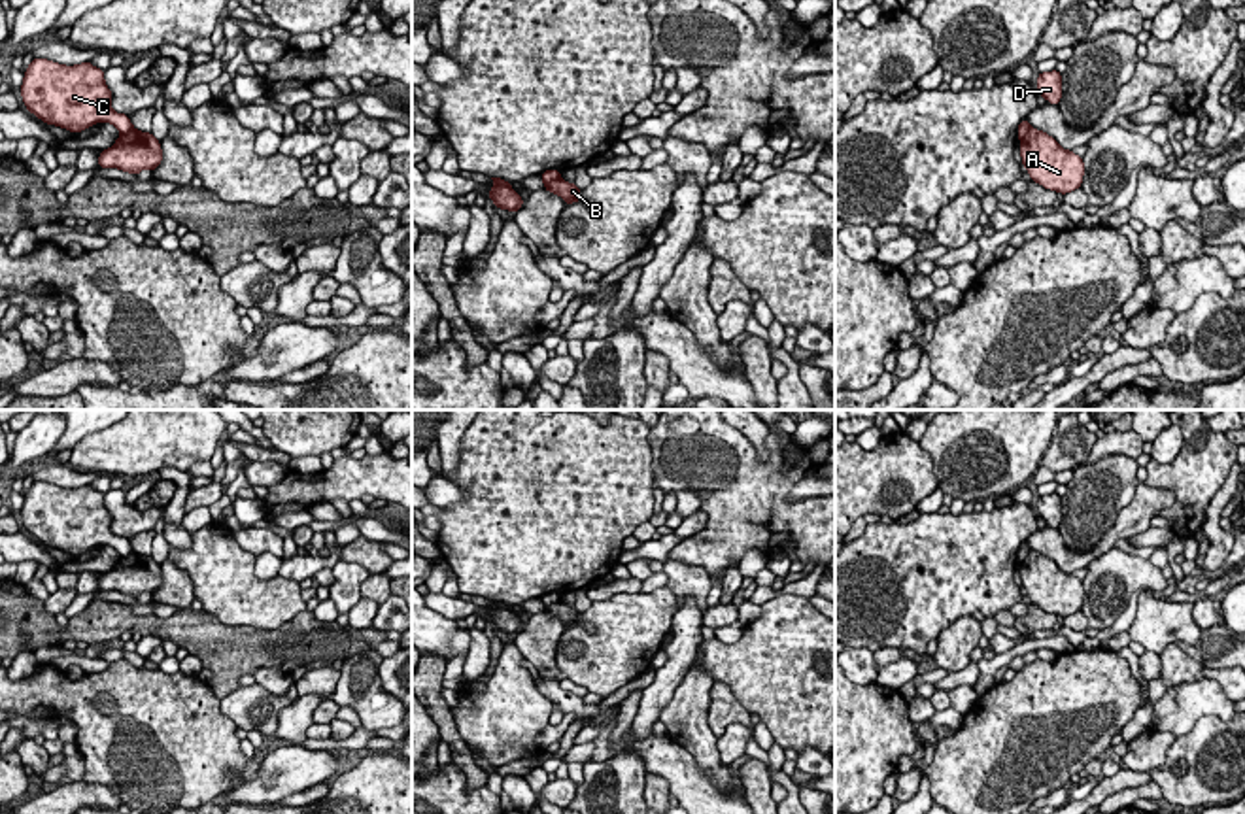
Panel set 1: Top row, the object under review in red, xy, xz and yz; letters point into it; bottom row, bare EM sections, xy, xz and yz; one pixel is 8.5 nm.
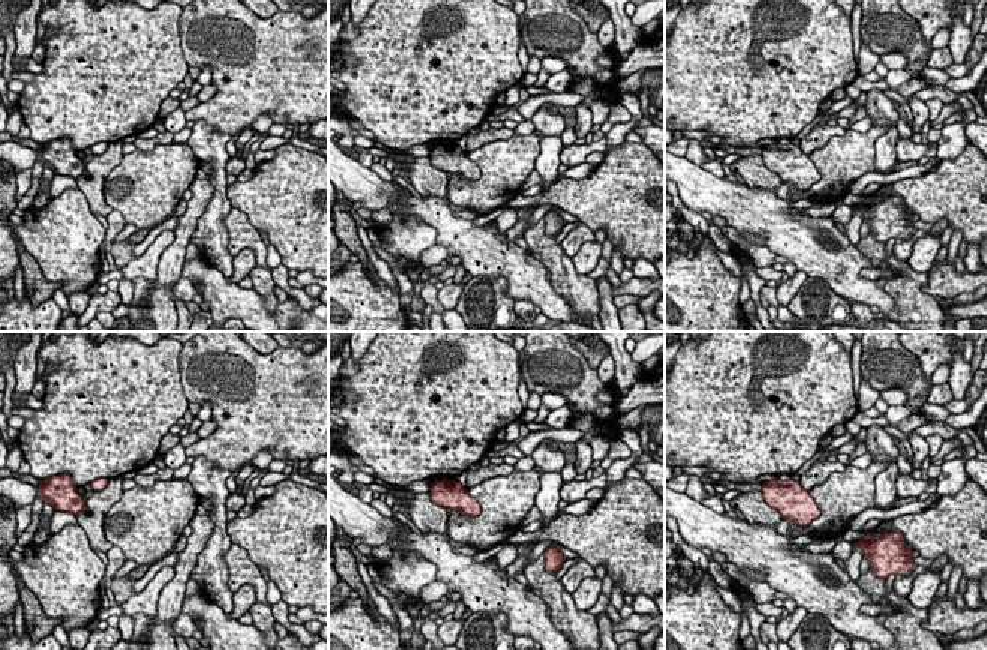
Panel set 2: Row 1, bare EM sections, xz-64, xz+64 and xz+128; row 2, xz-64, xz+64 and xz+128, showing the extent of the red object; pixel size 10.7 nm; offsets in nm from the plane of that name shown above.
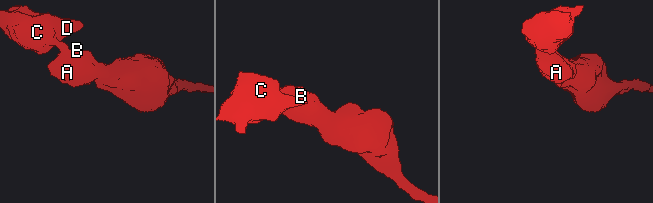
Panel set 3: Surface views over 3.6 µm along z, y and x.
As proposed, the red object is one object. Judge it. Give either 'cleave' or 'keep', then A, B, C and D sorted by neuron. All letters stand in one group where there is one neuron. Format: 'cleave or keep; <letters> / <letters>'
cleave; A B / C D

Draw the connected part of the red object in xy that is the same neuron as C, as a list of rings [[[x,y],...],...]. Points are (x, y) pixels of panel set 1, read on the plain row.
[[[32,482],[21,517],[26,533],[38,542],[70,555],[81,555],[100,544],[115,548],[121,557],[134,551],[128,538],[111,533],[104,493],[91,485],[64,489]]]

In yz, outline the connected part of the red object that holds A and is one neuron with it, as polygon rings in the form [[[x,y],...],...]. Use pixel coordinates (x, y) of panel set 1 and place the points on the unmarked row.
[[[1030,551],[1020,565],[1022,587],[1032,604],[1067,618],[1083,608],[1084,585],[1043,553]]]

